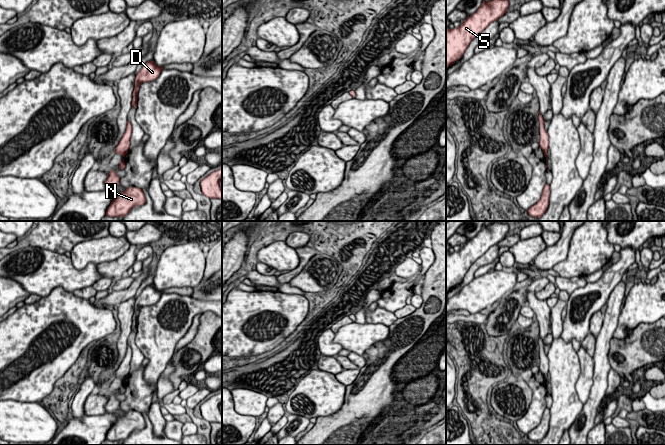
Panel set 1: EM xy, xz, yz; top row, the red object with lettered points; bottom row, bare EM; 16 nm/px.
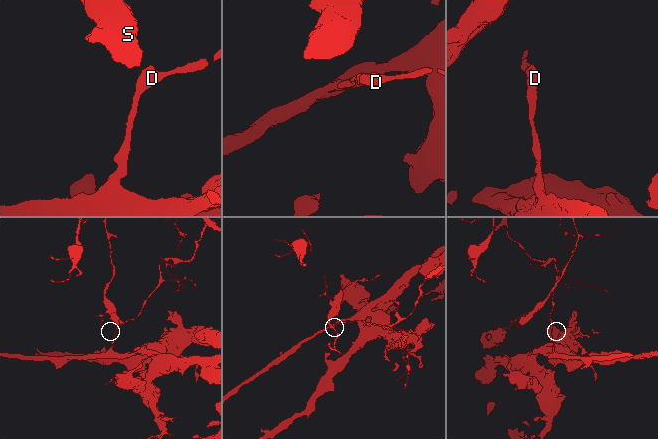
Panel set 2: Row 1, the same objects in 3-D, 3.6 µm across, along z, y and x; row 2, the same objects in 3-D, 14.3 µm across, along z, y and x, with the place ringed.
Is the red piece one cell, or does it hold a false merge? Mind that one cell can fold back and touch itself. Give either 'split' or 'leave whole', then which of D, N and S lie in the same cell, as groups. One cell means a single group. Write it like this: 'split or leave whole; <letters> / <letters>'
split; D S / N

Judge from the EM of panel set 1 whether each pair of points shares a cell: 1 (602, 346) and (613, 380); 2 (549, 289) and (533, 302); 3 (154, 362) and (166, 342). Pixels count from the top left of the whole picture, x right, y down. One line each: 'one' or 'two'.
1: two
2: two
3: one

